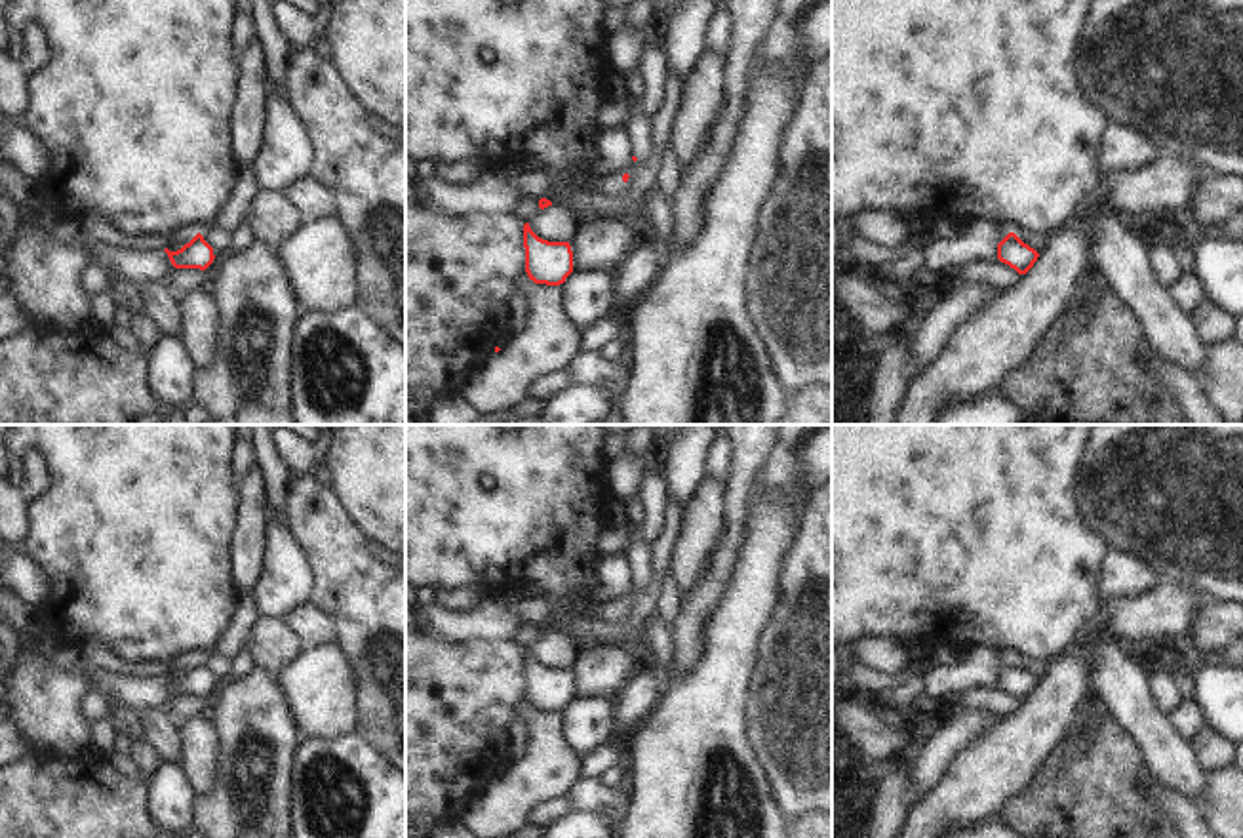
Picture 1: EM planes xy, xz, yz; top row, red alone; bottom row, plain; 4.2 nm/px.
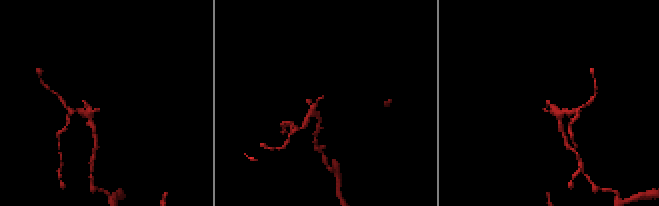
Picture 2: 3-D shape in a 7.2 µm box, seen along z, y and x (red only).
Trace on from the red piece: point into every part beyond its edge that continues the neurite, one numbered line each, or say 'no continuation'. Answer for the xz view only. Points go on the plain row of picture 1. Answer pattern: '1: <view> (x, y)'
no continuation.

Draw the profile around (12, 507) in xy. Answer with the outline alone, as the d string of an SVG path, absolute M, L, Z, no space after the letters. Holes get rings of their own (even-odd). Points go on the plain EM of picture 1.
M0 478L0 541L19 550L27 533L27 503L17 488Z

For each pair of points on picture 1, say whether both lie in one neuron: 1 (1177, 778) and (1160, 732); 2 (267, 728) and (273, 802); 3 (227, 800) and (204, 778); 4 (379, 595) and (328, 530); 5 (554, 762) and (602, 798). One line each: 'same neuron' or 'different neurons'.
1: same neuron
2: same neuron
3: different neurons
4: same neuron
5: different neurons

